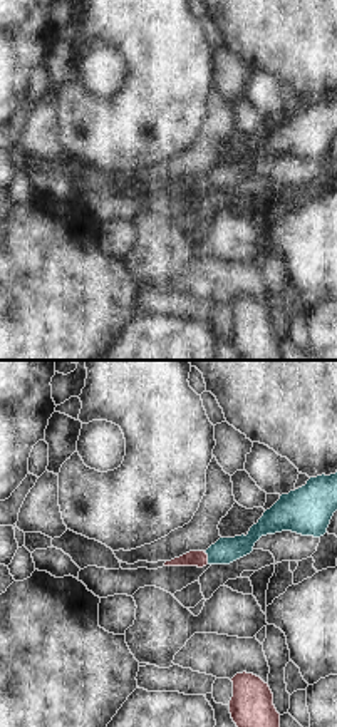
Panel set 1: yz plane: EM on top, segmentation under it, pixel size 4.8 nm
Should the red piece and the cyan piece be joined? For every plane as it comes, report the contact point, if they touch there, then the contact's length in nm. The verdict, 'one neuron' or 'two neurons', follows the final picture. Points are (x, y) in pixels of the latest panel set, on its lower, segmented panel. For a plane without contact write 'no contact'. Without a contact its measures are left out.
contact (207, 558); length 70 nm

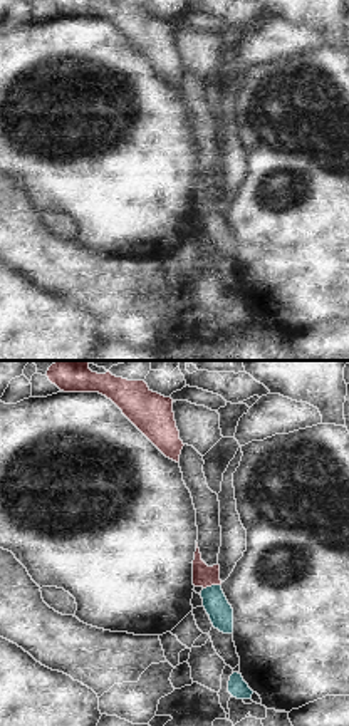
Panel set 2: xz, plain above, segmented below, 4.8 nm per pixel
contact (212, 584); length 90 nm

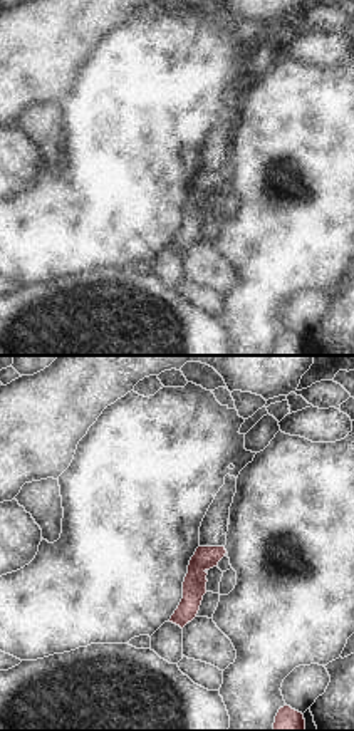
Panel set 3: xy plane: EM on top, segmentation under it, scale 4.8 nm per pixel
no contact

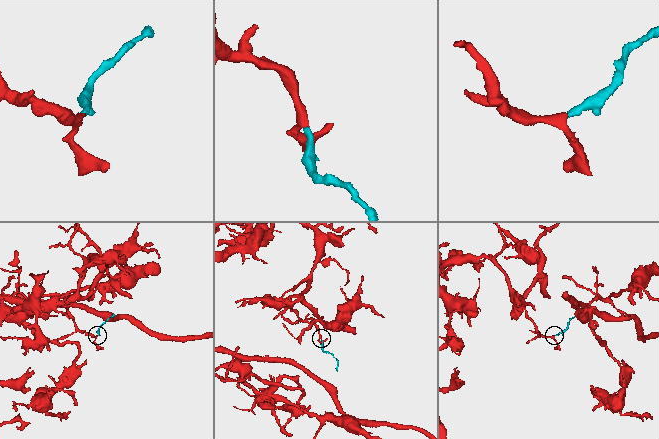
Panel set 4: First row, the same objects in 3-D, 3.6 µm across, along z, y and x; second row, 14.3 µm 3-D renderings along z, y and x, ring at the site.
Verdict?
one neuron

